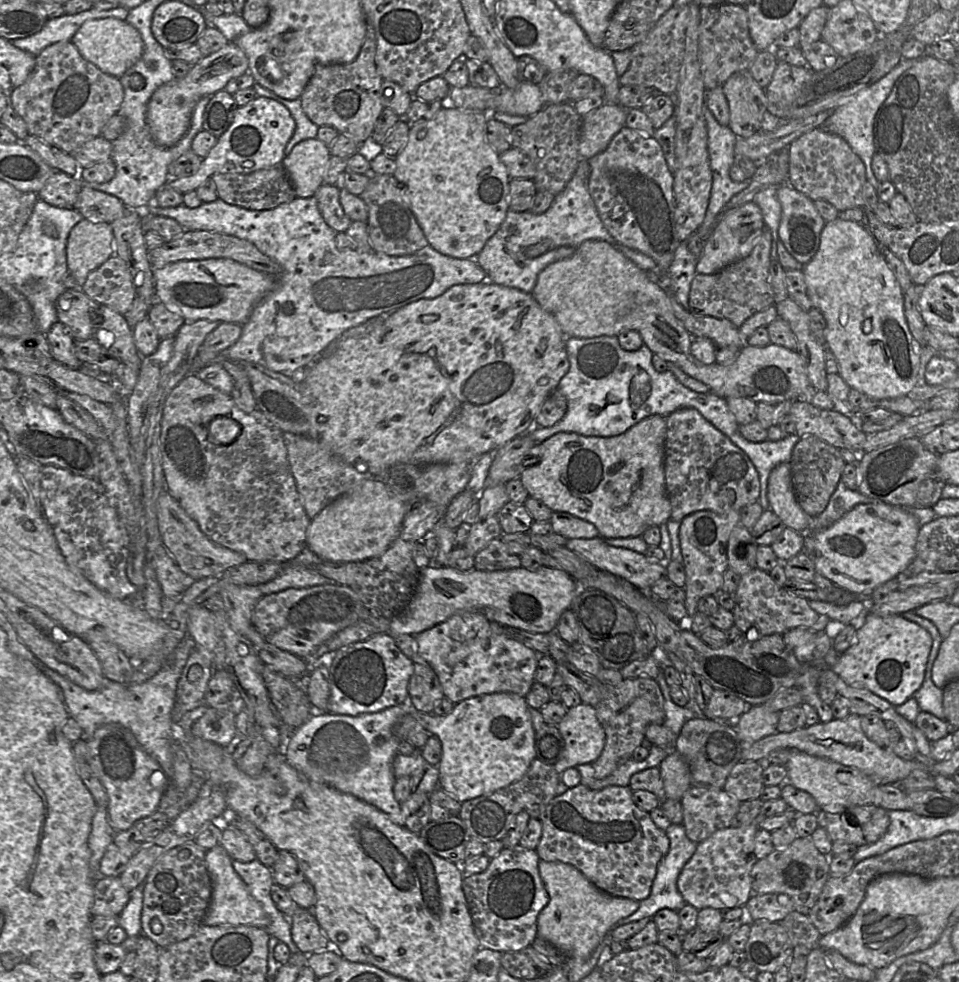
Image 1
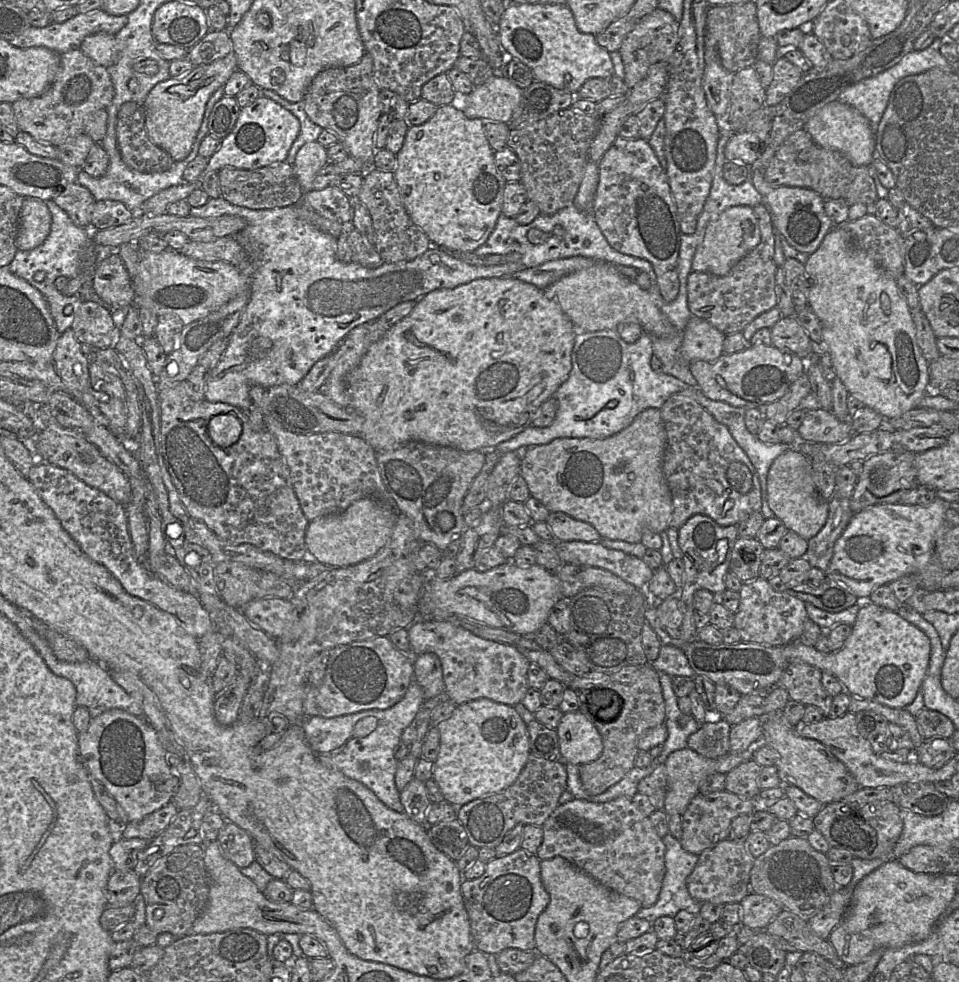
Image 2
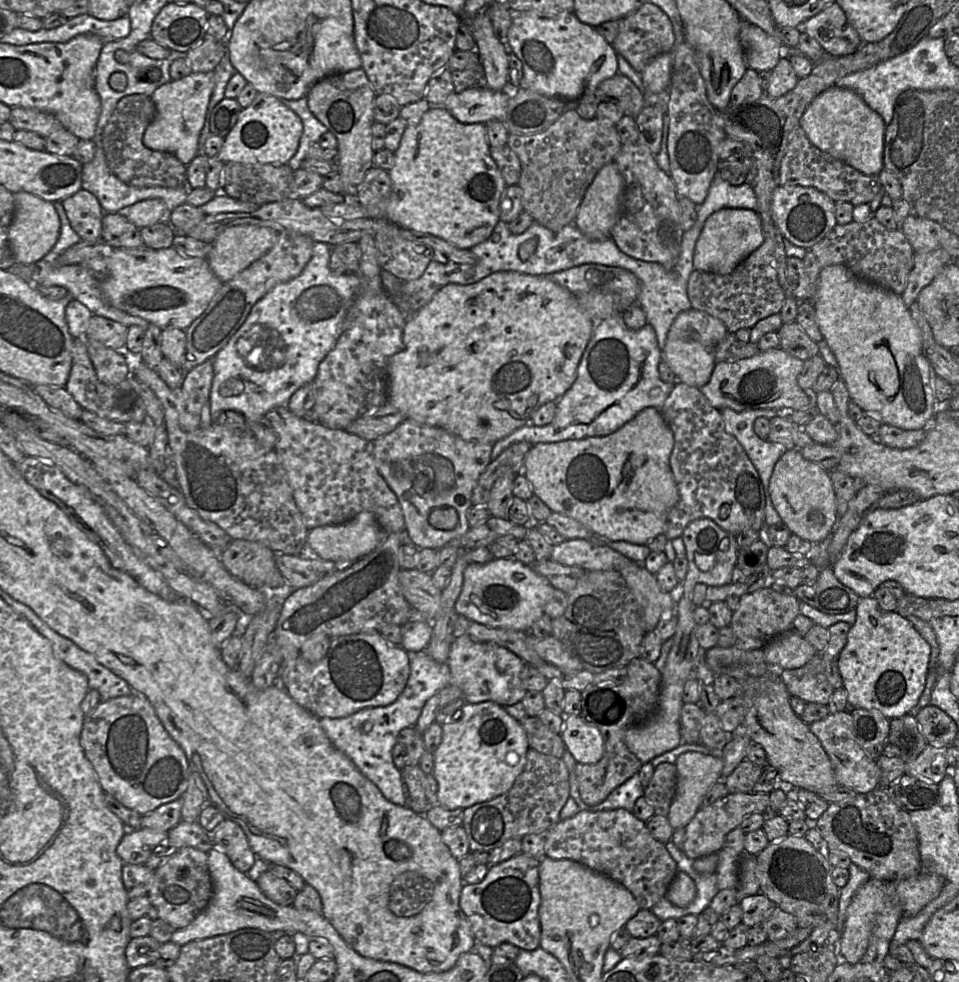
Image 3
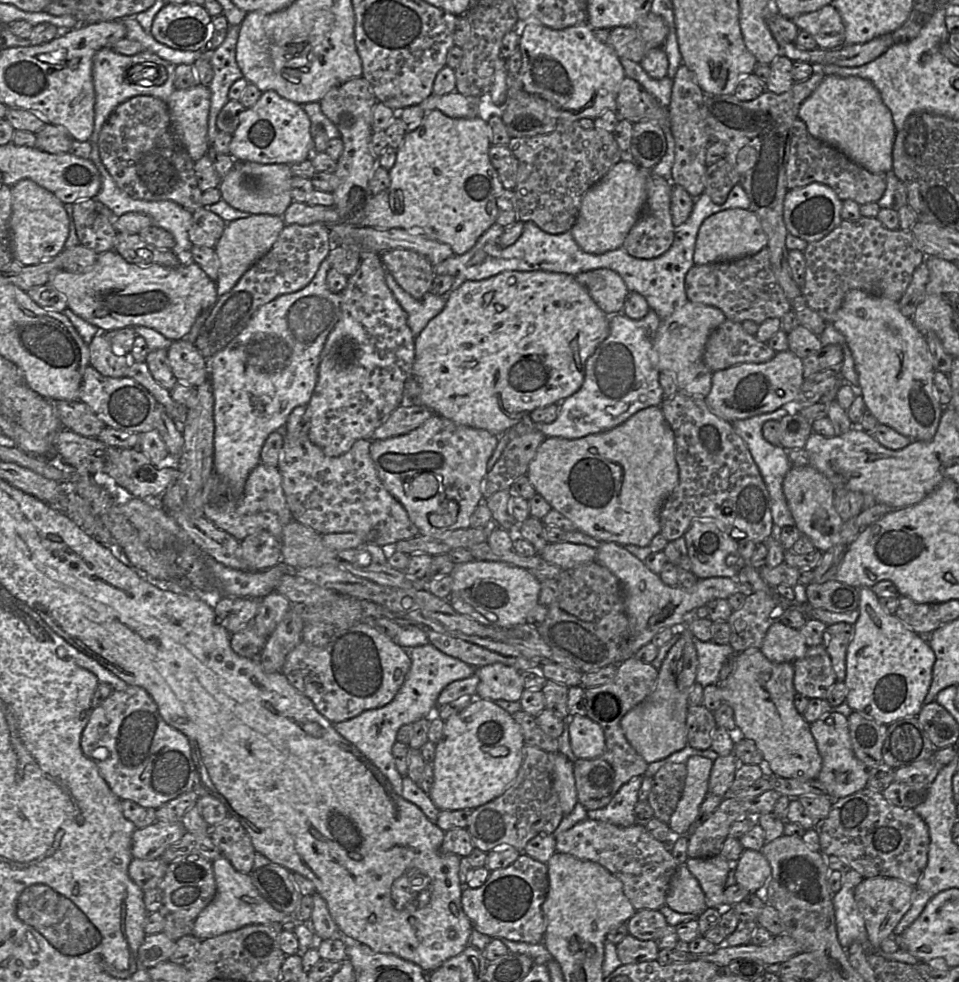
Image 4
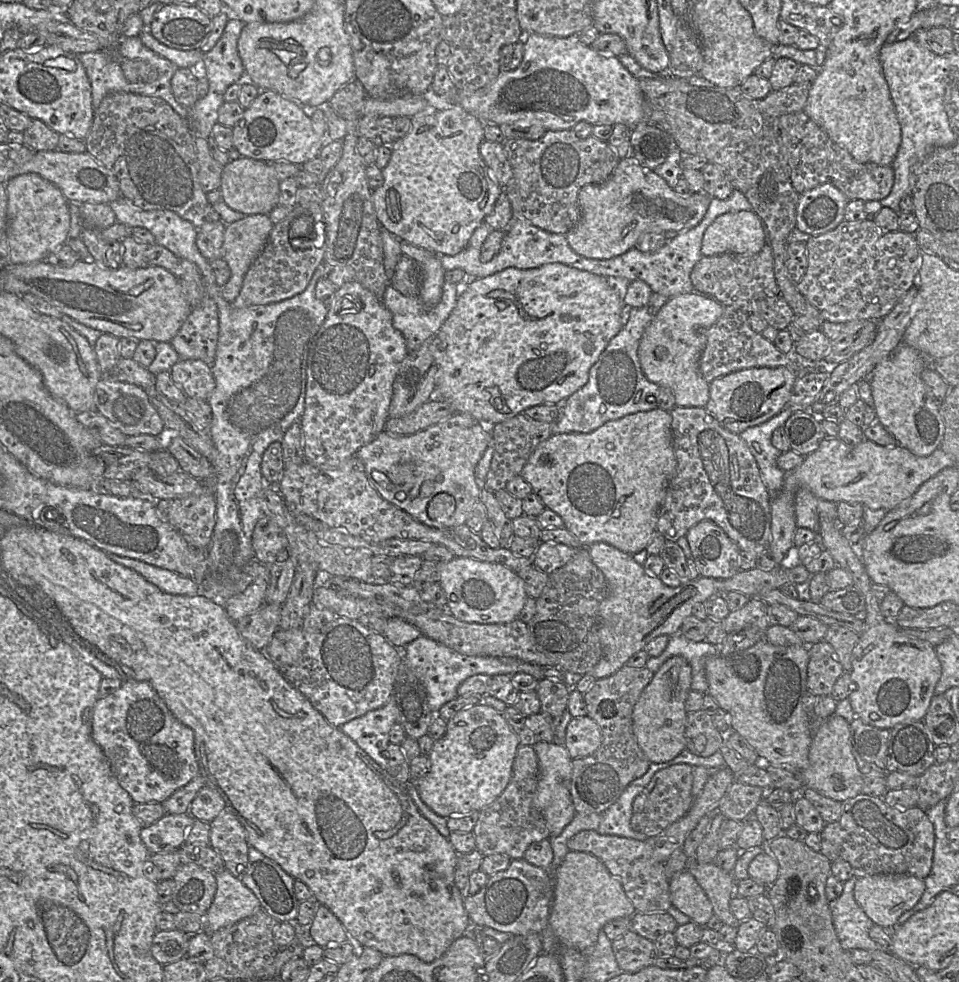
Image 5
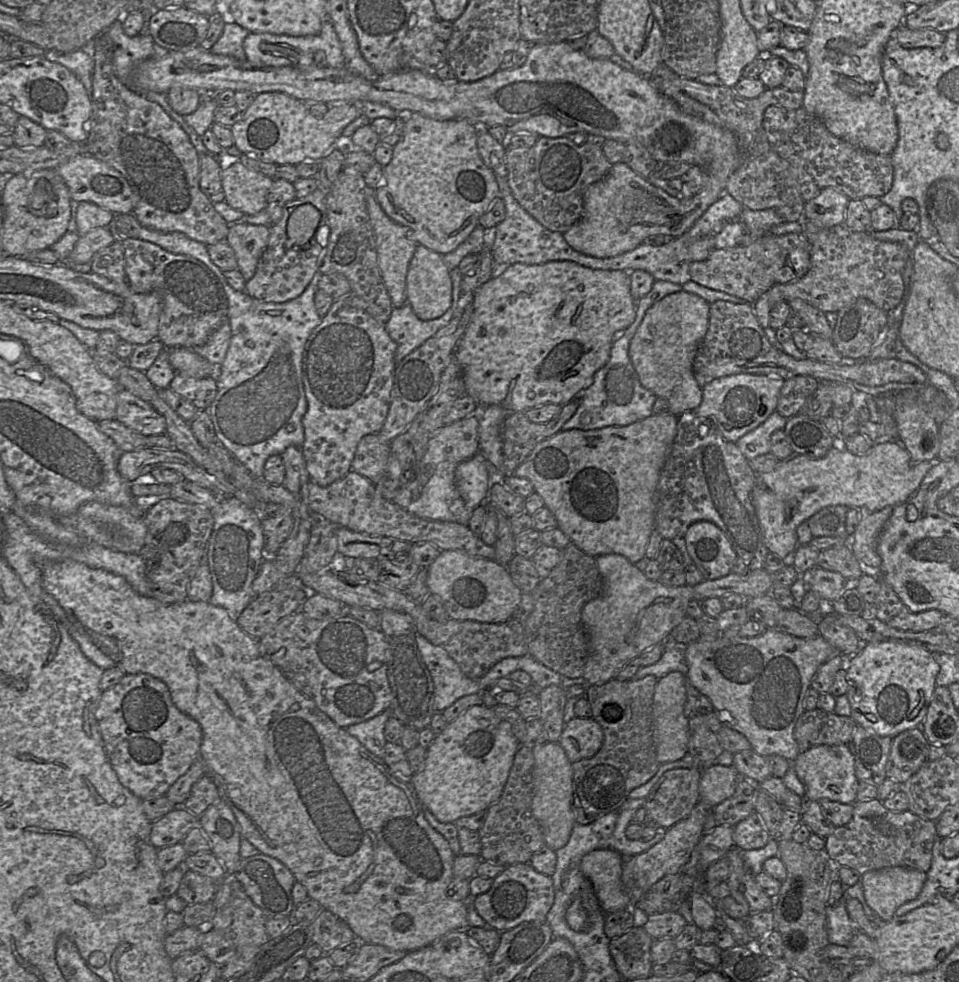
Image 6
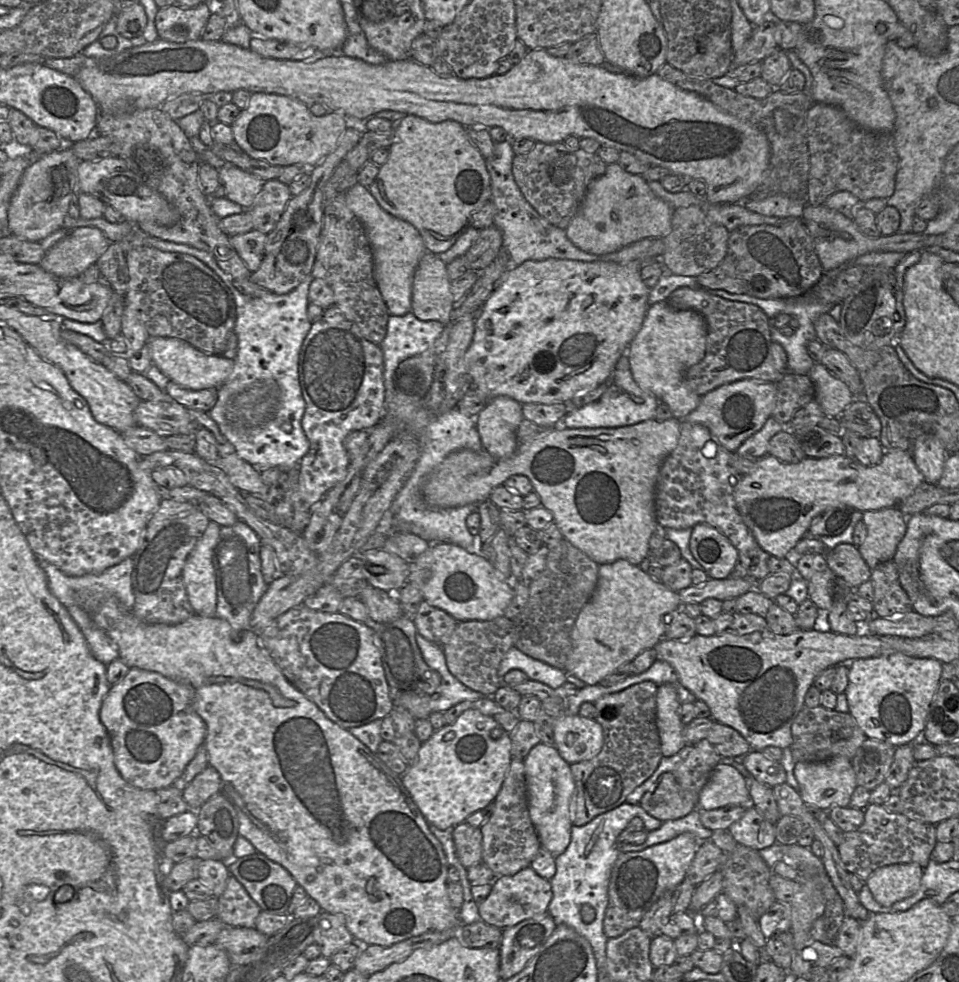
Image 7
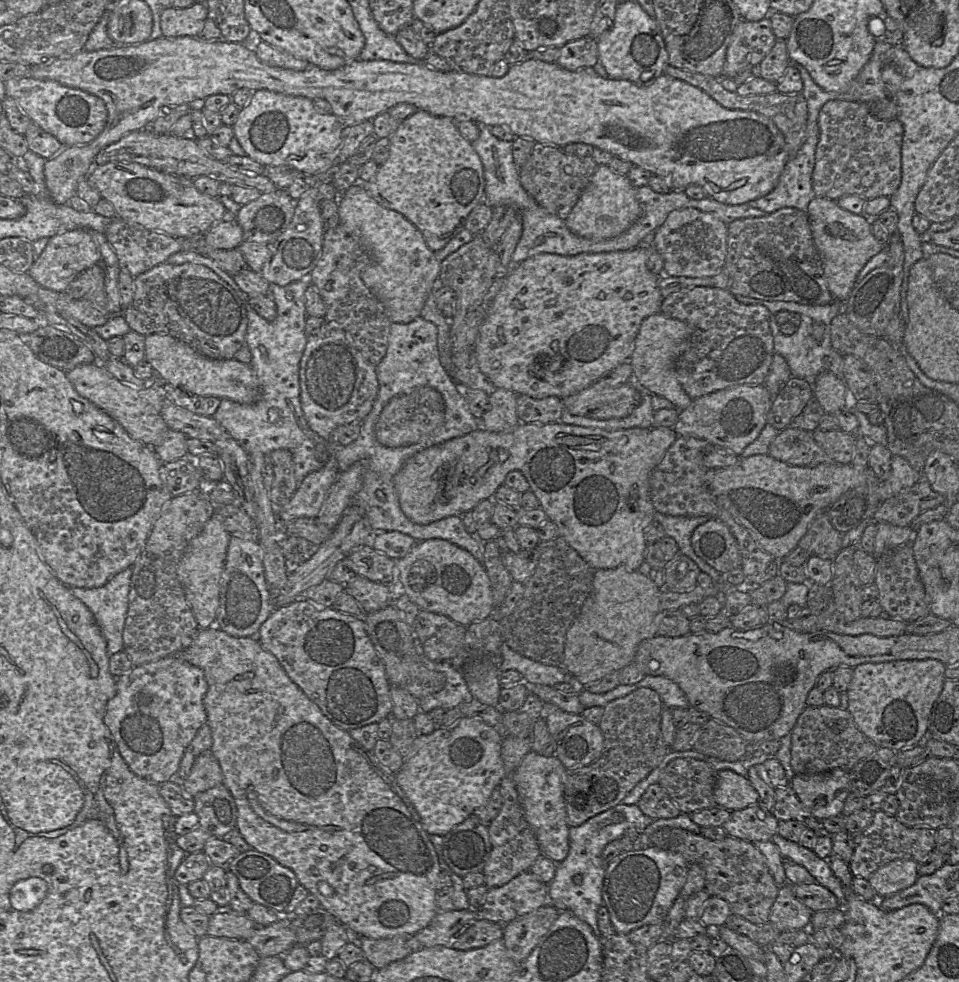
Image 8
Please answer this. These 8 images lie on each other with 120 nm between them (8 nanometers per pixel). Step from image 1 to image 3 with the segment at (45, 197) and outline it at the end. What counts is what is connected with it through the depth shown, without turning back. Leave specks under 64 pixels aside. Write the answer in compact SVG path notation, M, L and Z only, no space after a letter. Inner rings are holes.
M81 188L62 201L72 228L82 240L99 241L105 212L97 197Z

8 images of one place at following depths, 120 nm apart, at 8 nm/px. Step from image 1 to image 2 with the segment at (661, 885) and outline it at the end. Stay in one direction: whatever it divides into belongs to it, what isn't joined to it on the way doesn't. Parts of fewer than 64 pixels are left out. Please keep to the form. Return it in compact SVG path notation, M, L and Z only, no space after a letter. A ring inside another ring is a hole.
M670 833L662 839L665 844L665 875L658 899L652 906L642 907L635 915L651 923L661 916L674 918L681 910L697 915L701 905L690 896L686 885L699 855L684 850L680 840Z

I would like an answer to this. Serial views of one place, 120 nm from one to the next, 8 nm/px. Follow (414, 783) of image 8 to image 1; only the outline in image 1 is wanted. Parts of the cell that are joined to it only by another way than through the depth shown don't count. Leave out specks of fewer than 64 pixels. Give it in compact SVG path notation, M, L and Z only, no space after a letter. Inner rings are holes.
M492 693L471 697L454 704L451 712L444 716L410 712L402 716L394 725L393 734L400 741L404 741L412 730L425 730L440 740L442 756L437 765L438 786L460 803L491 794L520 780L536 758L535 731L528 711L528 704L525 697L514 693Z

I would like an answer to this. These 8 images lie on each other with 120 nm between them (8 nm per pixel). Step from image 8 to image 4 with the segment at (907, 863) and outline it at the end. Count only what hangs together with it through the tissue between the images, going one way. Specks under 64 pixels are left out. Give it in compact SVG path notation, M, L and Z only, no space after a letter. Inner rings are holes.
M889 877L864 878L854 889L854 897L861 912L871 949L878 950L884 939L894 934L894 929L908 912L914 899L915 886Z

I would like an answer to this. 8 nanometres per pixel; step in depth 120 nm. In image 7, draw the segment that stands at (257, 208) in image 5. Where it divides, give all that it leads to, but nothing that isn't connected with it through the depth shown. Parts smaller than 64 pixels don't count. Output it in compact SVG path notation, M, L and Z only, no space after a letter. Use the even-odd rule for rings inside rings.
M225 163L219 169L219 178L225 188L226 198L244 209L253 204L265 182L231 163Z

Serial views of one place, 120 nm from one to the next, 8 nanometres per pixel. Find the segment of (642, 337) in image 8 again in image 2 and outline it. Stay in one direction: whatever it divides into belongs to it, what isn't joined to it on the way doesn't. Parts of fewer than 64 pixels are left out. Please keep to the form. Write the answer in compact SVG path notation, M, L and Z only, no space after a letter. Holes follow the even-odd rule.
M692 315L683 333L683 341L681 345L682 357L688 363L697 360L713 362L724 354L723 352L724 339L725 335L722 334L709 322Z

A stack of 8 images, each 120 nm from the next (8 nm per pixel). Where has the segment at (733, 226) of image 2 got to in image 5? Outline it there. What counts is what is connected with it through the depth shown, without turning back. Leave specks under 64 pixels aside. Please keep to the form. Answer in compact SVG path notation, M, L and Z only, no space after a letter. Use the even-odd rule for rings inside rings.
M752 211L728 212L718 216L706 229L701 245L703 256L723 253L753 255L766 244L761 219Z

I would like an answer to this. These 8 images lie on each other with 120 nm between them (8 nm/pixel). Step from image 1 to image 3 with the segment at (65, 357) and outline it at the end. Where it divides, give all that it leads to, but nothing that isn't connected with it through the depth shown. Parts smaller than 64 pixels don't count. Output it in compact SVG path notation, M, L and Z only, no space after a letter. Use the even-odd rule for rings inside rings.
M74 338L71 371L64 388L83 410L121 424L142 422L148 415L141 397L141 386L141 383L133 376L129 376L117 385L103 384L96 375L88 353L86 340L84 338Z

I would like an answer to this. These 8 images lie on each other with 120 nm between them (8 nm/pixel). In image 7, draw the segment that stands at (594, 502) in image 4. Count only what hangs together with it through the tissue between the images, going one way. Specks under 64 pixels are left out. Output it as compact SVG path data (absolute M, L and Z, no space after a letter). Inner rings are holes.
M671 418L665 421L657 421L656 419L646 420L634 425L622 427L600 427L600 428L566 428L561 424L554 427L546 428L542 433L535 436L532 440L521 442L518 444L515 452L508 458L494 458L485 449L481 451L473 451L462 449L450 453L426 478L422 485L422 494L425 500L435 507L460 507L467 504L479 504L489 498L494 488L504 485L505 481L517 474L521 474L529 478L532 483L533 490L540 498L541 506L549 510L553 516L553 522L563 535L563 538L570 542L586 554L592 561L598 565L611 564L619 559L628 561L630 564L638 566L650 552L649 540L657 526L655 513L655 491L658 475L663 461L676 448L680 437L681 421L677 418Z

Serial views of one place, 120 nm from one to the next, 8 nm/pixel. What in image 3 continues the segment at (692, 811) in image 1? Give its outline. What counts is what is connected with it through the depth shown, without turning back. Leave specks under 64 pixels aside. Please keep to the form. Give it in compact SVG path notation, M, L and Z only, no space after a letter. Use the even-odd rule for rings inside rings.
M728 793L709 806L700 807L685 829L683 853L695 860L711 853L718 853L724 845L726 835L752 814L772 814L769 811L769 793Z

